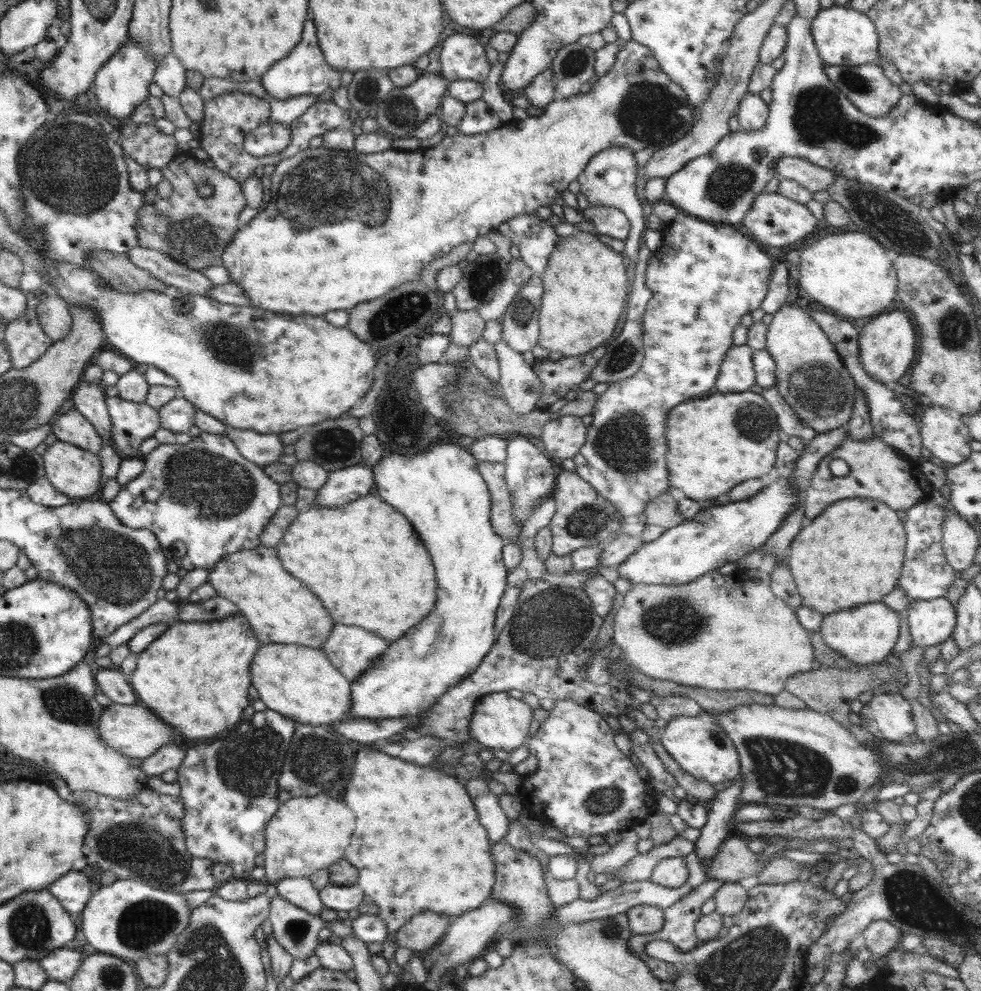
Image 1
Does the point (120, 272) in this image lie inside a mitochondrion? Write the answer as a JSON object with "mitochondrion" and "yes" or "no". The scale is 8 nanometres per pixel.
{"mitochondrion":"no"}

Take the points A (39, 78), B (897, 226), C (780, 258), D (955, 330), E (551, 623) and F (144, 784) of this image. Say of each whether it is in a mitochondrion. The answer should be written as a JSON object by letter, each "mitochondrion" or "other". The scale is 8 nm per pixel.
{"A":"other","B":"mitochondrion","C":"other","D":"mitochondrion","E":"mitochondrion","F":"other"}

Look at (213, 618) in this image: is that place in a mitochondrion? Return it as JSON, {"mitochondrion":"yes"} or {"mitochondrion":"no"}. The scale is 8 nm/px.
{"mitochondrion":"no"}

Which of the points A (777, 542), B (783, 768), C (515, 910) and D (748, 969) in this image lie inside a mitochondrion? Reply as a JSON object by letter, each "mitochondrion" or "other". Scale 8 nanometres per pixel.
{"A":"mitochondrion","B":"mitochondrion","C":"other","D":"mitochondrion"}

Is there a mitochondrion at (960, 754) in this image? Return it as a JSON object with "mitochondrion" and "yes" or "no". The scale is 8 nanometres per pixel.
{"mitochondrion":"yes"}

